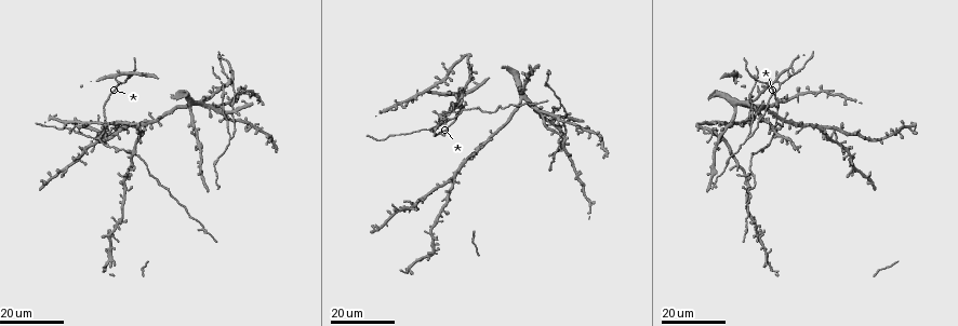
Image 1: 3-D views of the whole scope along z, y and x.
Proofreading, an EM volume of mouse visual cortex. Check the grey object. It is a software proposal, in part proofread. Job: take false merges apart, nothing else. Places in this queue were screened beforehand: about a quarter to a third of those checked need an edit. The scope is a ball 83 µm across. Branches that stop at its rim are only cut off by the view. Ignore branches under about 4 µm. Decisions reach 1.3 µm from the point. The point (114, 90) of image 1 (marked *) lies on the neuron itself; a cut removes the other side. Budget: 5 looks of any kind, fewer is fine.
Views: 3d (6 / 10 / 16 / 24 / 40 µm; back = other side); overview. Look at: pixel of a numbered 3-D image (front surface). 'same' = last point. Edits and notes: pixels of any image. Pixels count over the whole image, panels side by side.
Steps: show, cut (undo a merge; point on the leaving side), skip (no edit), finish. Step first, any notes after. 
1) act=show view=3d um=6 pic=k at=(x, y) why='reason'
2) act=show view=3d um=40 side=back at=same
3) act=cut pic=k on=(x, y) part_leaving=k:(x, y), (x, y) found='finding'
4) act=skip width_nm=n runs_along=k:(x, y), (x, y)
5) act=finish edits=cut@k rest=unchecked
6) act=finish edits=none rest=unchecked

act=show view=3d um=24 pic=1 at=(168, 189) why='calibre changes'

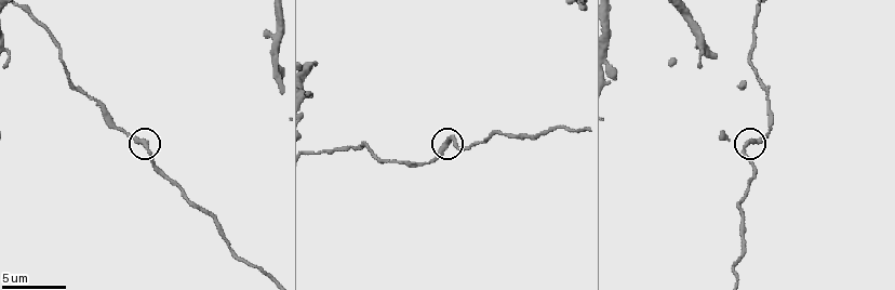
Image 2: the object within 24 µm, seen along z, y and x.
act=show view=3d um=10 pic=2 at=(145, 145)

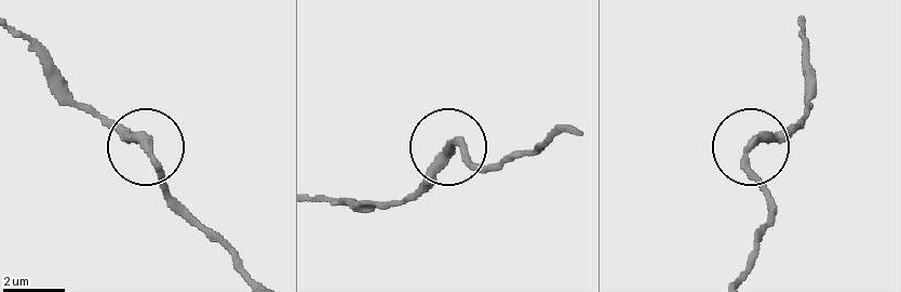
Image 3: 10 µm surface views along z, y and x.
act=show view=3d um=6 pic=3 at=(450, 148)

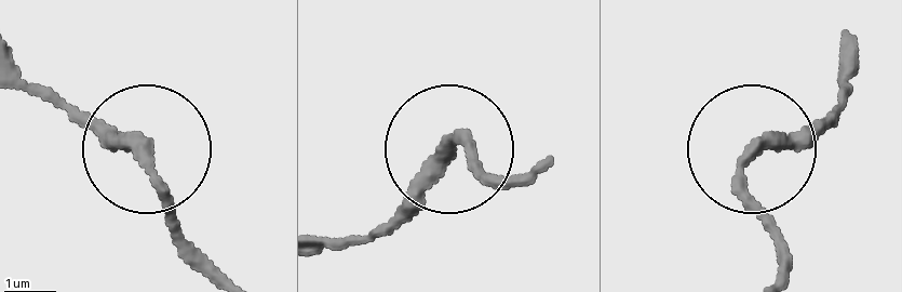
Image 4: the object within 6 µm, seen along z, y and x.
act=skip runs_along=4:(317, 237), (381, 224), (450, 146), (497, 172), (532, 172) found='all the same neuron'

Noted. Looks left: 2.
act=show view=3d um=24 pic=1 at=(229, 138) why='three-way junction'

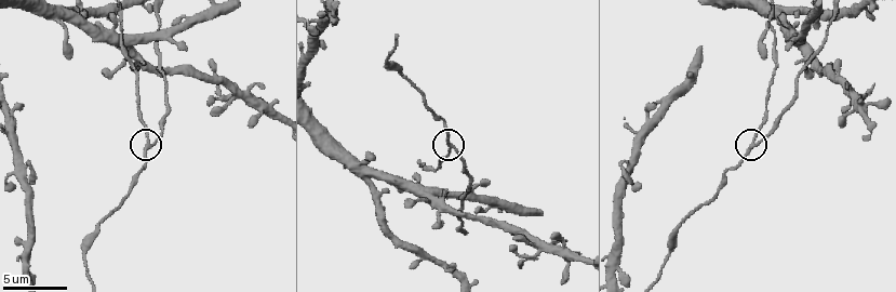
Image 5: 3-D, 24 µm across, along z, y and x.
act=show view=3d um=6 pic=5 at=(146, 143)

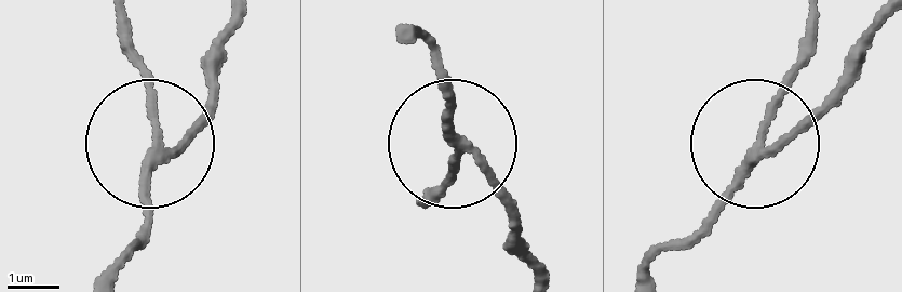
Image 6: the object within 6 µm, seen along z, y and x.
act=skip arms=3 found='all the same neuron'

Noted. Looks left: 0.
act=finish edits=none rest=unchecked

